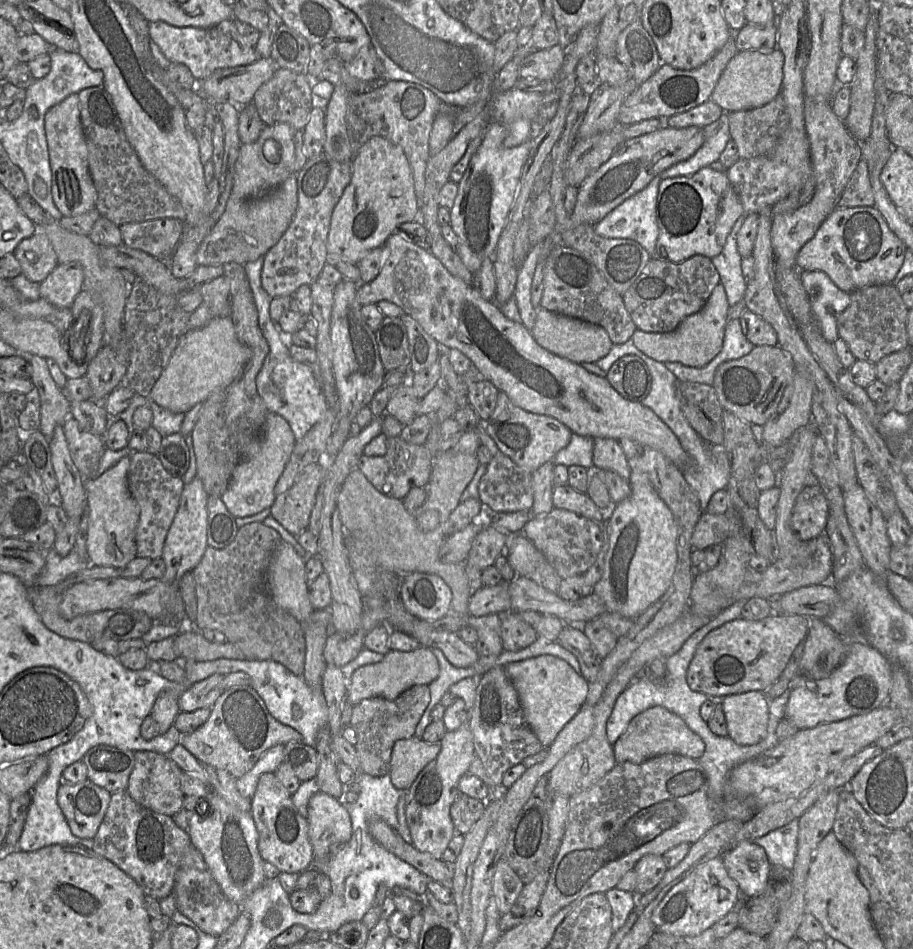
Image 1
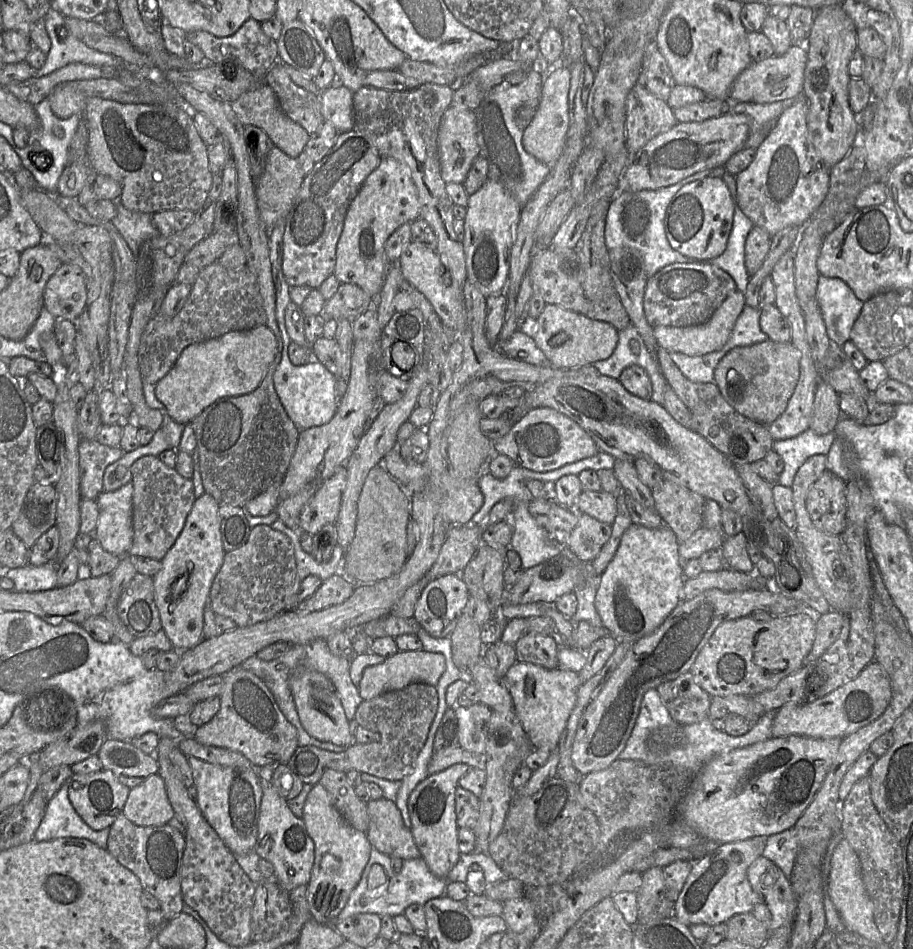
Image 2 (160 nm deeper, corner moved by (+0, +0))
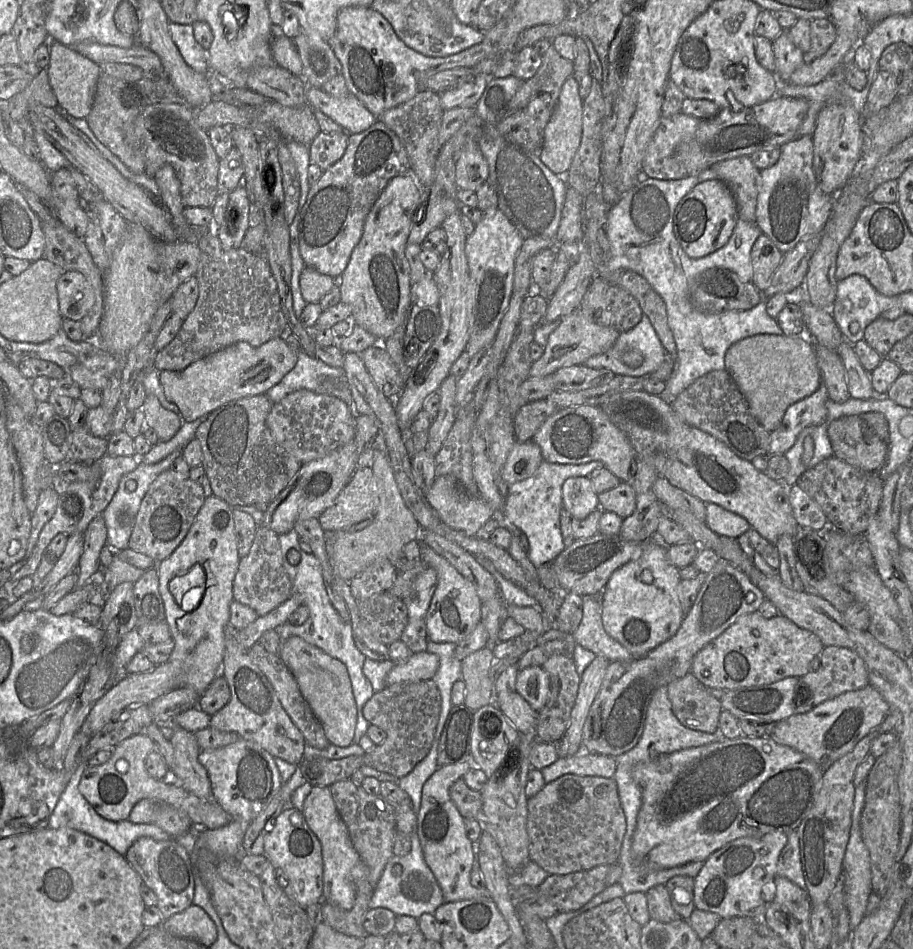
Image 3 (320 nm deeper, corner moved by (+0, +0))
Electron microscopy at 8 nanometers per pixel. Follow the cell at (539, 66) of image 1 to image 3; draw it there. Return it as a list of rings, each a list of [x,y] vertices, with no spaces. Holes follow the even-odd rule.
[[[477,75],[456,88],[442,92],[440,103],[443,110],[455,107],[475,108],[488,84],[489,78],[491,78],[489,75]]]

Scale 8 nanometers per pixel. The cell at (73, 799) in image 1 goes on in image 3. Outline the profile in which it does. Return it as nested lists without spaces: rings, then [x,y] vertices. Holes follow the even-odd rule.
[[[139,733],[117,744],[107,762],[97,766],[86,766],[78,789],[97,814],[111,821],[126,820],[139,800],[151,798],[178,808],[187,814],[195,827],[202,829],[218,829],[232,821],[231,816],[214,800],[208,801],[196,797],[170,777],[169,781],[152,778],[145,769],[145,759],[153,749],[153,740],[145,733]]]

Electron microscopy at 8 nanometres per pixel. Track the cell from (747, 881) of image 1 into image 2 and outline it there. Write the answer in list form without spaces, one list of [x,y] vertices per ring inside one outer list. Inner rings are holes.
[[[759,856],[747,870],[747,878],[761,902],[756,903],[753,915],[771,931],[794,923],[798,898],[790,879],[768,858]]]

